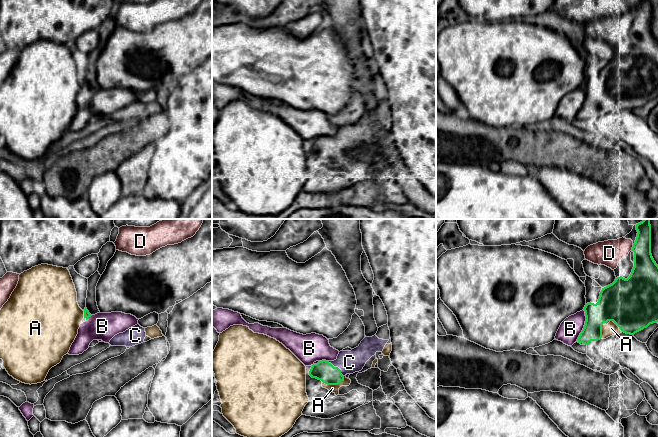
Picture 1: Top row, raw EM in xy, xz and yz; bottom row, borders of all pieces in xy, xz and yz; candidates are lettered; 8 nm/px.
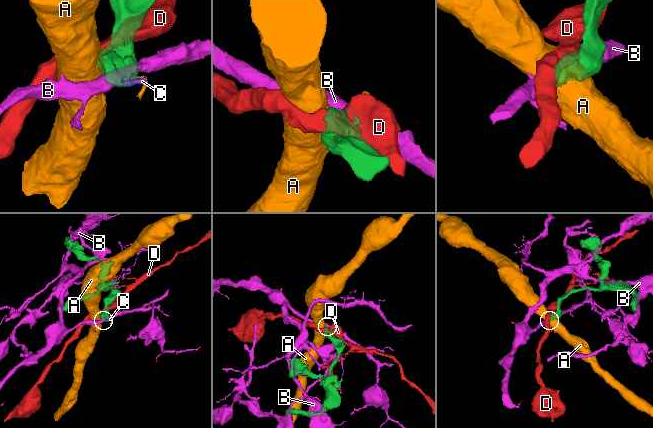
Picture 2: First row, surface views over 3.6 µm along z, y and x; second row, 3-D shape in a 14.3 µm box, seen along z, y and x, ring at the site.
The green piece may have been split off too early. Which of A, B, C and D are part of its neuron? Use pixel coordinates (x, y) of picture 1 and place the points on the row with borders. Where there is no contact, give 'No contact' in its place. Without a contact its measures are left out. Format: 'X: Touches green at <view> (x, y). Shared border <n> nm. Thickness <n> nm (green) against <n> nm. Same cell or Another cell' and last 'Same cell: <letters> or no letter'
A: Touches green at xz (334, 384). Shared border 190 nm. Thickness 160 nm (green) against 60 nm. Another cell
B: Touches green at yz (585, 324). Shared border 260 nm. Thickness 220 nm (green) against 170 nm. Another cell
C: Touches green at xz (337, 367). Shared border 180 nm. Thickness 160 nm (green) against 190 nm. Same cell
D: Touches green at yz (632, 247). Shared border 50 nm. Thickness 220 nm (green) against 200 nm. Another cell
Same cell: C

